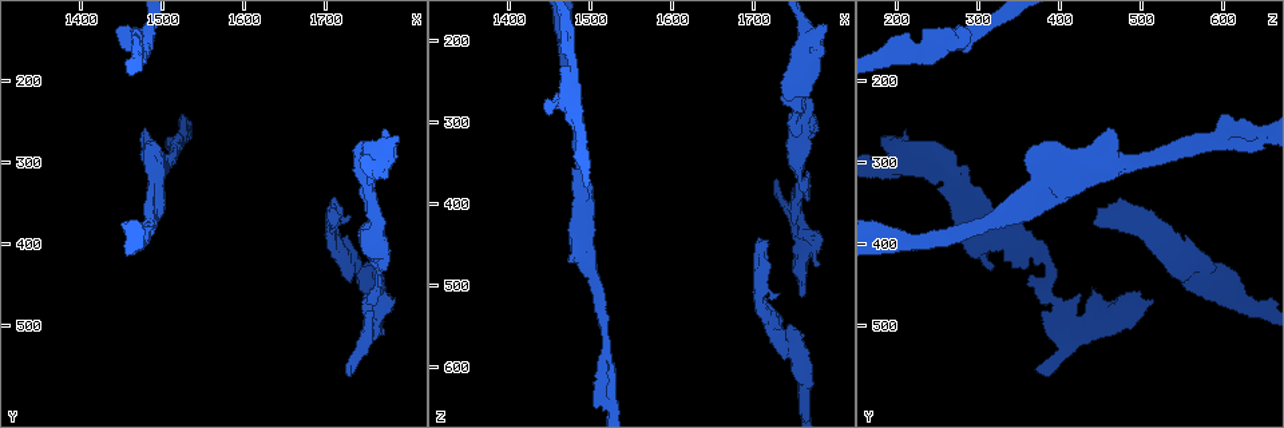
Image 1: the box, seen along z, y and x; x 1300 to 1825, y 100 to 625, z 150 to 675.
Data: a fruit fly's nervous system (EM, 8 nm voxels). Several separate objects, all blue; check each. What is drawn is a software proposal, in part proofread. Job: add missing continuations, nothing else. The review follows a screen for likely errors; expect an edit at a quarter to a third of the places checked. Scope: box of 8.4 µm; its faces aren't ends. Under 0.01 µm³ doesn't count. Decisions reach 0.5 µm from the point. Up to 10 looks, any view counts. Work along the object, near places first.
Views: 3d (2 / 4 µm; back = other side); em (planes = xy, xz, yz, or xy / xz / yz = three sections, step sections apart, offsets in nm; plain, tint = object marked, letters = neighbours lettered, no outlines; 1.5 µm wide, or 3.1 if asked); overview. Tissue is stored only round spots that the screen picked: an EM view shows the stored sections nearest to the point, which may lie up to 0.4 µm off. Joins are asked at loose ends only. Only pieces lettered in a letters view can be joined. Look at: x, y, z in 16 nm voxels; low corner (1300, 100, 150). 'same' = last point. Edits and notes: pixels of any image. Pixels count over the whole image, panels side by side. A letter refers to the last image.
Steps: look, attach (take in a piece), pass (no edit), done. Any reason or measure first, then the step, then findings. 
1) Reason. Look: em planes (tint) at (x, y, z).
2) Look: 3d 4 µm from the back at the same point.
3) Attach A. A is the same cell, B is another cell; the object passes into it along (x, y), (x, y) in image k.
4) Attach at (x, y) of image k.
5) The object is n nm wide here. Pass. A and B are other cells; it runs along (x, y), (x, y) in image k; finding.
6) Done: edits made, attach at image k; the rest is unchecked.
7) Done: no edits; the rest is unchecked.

An open end. Look: em xz step 4 (plain) at (1740, 330, 300).

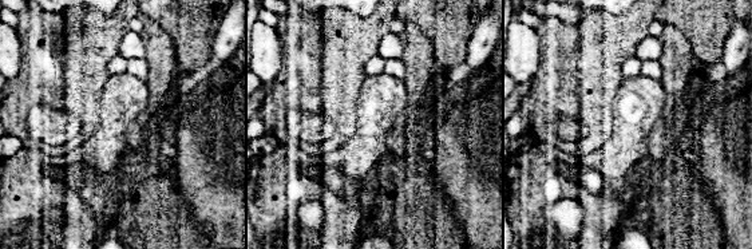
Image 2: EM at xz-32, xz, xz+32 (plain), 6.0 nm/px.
What lies round it. Look: em xz step 4 (letters) at the same point.

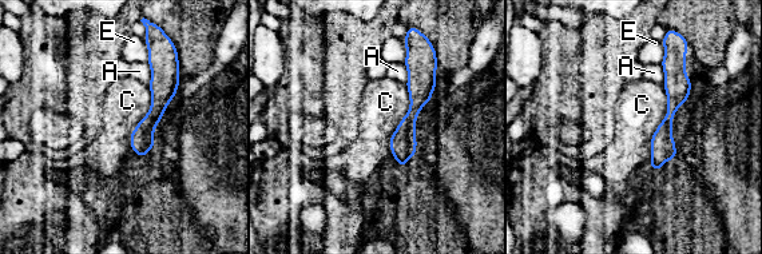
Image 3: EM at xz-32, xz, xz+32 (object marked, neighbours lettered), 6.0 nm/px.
Pass. A, C and E are other cells; a border runs along (662, 83), (649, 169) in image 3; none of them fits.

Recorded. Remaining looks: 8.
Branch stops here. Look: em planes (tint) at (1730, 550, 375).

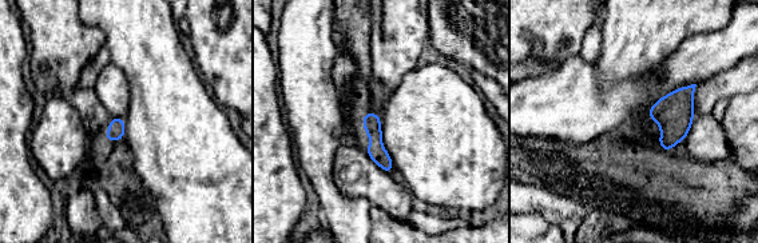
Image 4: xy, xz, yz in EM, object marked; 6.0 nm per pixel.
What lies round it. Look: em planes (letters) at the same point.

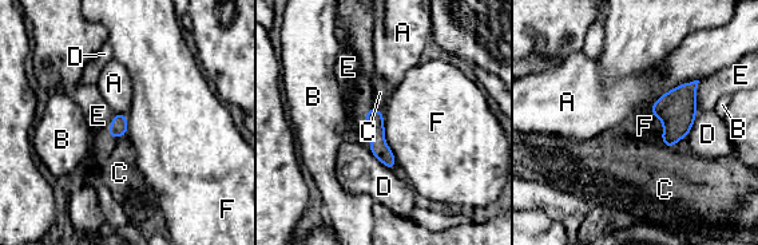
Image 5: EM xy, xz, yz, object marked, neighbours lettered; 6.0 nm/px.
The object is 110 nm wide here. Pass. A, B, C, D, E and F are other cells; it runs along (370, 113), (378, 147), (391, 165) in image 5; no lettered piece goes on from it.

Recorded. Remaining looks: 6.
Free end. Look: em xy step 4 (letters) at (1705, 370, 440).

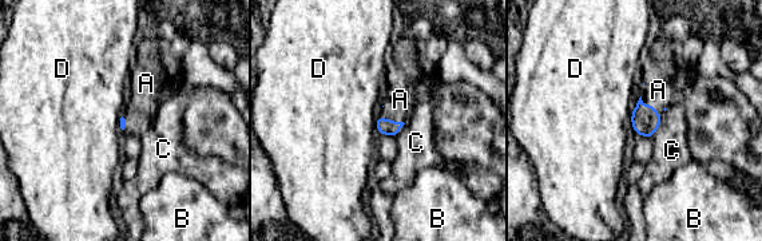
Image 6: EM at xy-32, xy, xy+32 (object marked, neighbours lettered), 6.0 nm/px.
Cut it another way. Look: em planes (letters) at the same point.

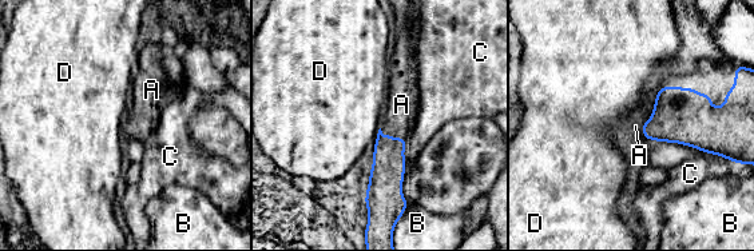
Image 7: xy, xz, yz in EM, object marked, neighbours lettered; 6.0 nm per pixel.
Attach A. A is the same cell, B, C and D are other cells; the object passes into it along (387, 175), (392, 136), (401, 104) in image 7; it goes on there.

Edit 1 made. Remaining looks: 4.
Done: edits made, attach at image 7; the rest is unchecked.

